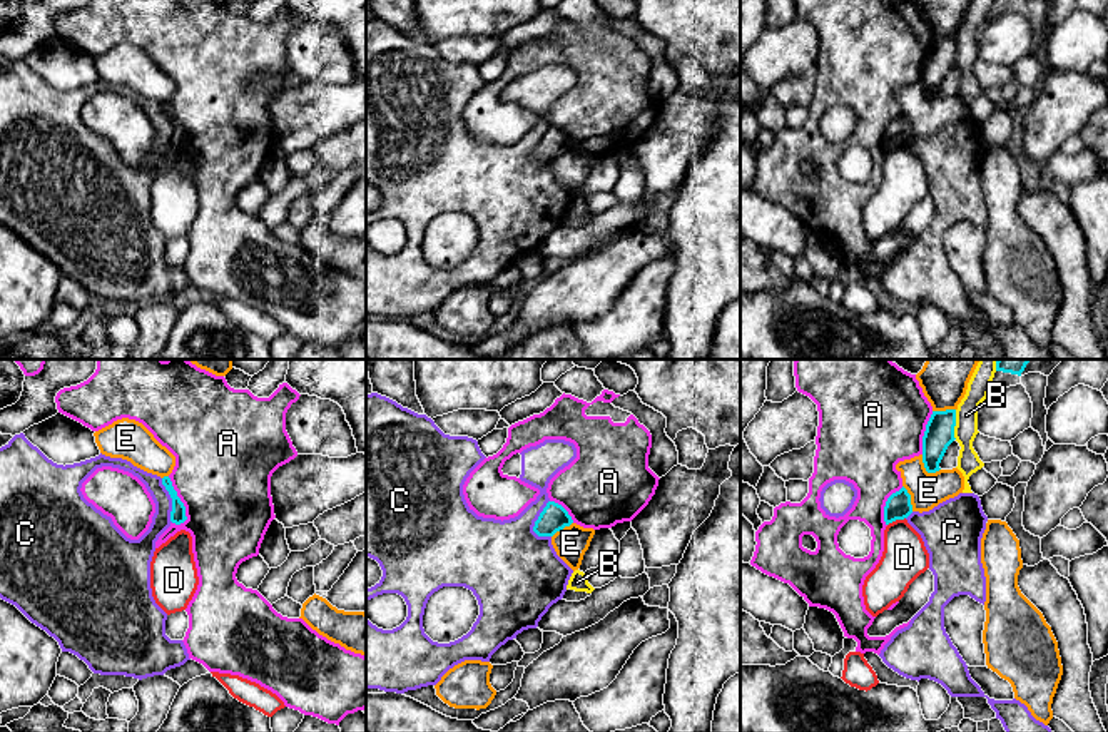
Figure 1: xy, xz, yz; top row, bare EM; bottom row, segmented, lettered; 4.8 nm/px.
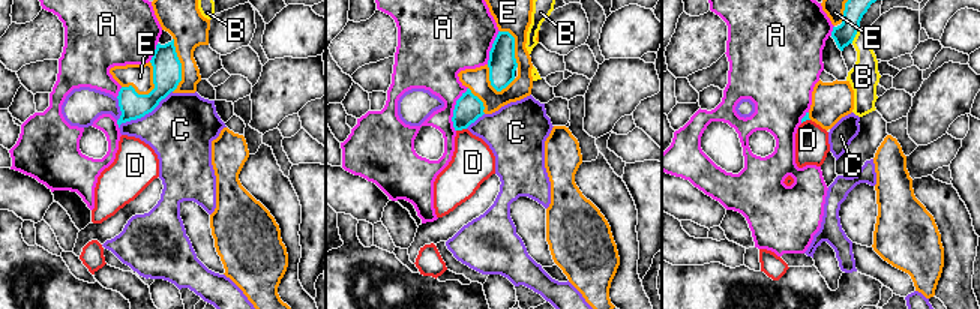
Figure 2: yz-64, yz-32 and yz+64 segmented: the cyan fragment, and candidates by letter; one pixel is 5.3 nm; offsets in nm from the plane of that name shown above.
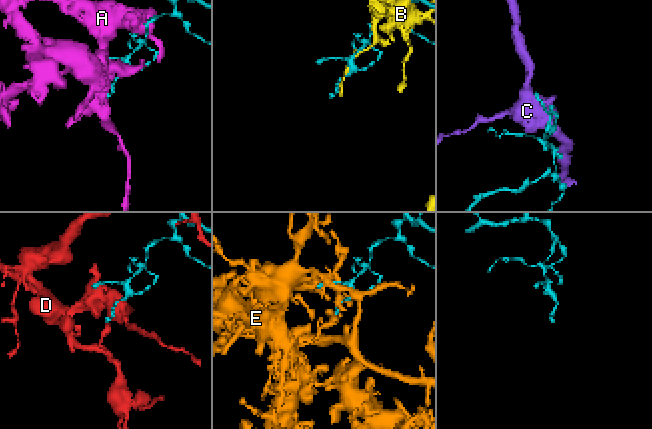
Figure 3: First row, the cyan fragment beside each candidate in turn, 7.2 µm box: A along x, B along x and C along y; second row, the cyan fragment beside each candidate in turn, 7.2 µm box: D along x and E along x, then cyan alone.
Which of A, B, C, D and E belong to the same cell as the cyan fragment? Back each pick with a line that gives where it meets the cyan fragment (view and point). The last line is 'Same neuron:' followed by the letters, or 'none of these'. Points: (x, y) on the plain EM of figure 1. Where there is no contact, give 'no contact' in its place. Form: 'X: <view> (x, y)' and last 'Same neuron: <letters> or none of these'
Same neuron: none of these

